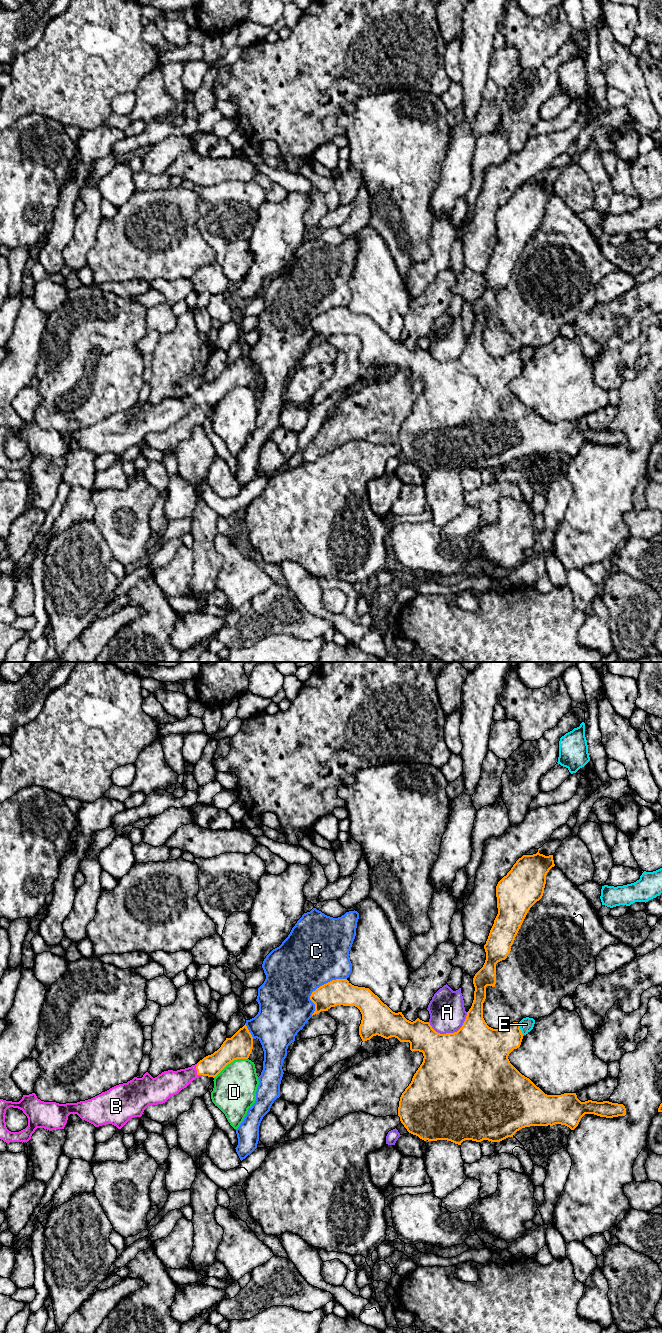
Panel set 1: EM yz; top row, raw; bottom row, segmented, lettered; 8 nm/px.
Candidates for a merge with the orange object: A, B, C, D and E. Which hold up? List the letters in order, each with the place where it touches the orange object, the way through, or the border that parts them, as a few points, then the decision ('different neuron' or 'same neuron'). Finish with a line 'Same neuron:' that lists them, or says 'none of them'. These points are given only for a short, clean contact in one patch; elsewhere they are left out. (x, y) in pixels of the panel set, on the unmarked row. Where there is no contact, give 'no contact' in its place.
A: yz (451, 361) | different neuron
B: yz (197, 400) | across yz (211, 393), (201, 396), (197, 400), (192, 400), (169, 411) | same neuron
C: yz (317, 316) | different neuron
D: yz (230, 390) | different neuron
E: yz (520, 357) | different neuron
Same neuron: B

